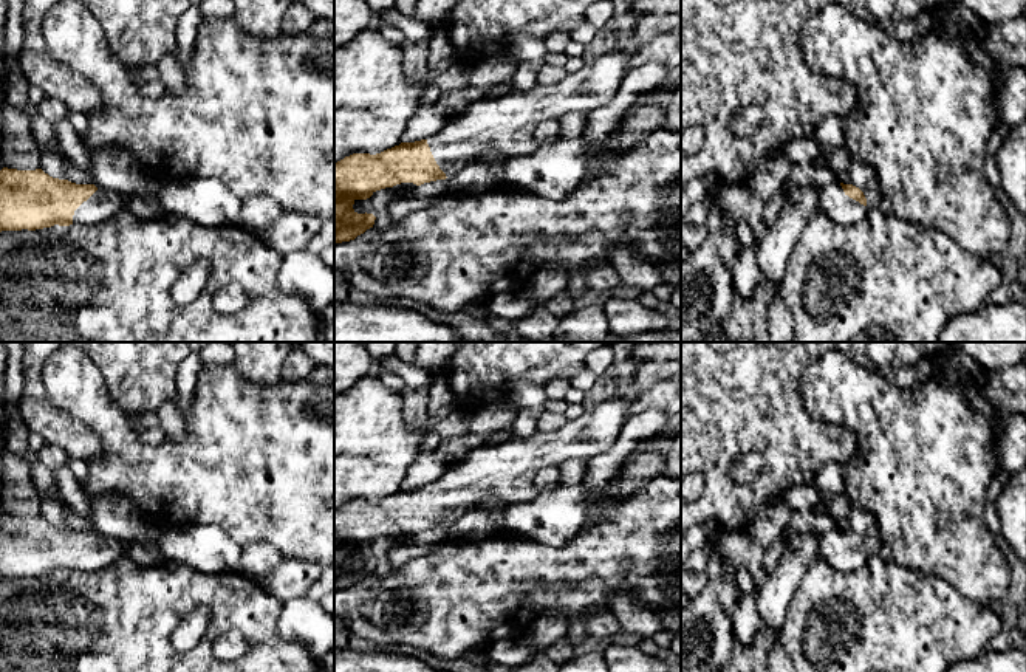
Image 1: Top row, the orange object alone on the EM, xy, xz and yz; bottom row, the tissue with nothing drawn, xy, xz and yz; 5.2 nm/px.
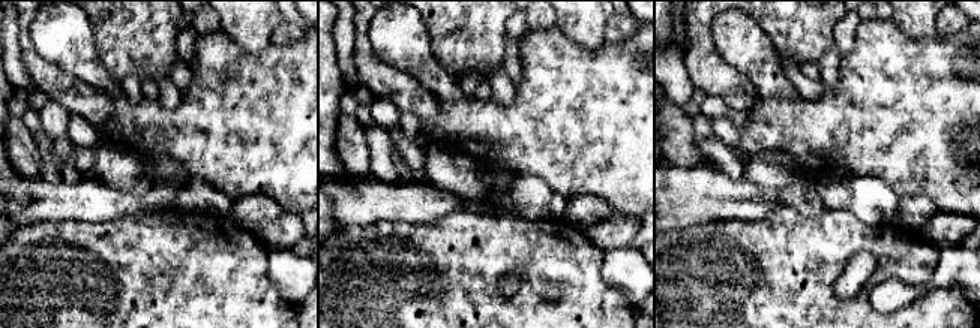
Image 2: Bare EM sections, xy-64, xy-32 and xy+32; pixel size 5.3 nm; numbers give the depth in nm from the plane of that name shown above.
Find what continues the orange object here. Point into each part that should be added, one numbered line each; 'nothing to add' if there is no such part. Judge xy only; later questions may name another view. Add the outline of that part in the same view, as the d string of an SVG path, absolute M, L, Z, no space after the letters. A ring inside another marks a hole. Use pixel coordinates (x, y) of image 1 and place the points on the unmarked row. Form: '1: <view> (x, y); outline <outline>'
1: xy (101, 553); outline M97 536L74 557L73 571L101 571L105 567L110 567L113 562L119 561L122 556L125 556L125 548L122 542Z

